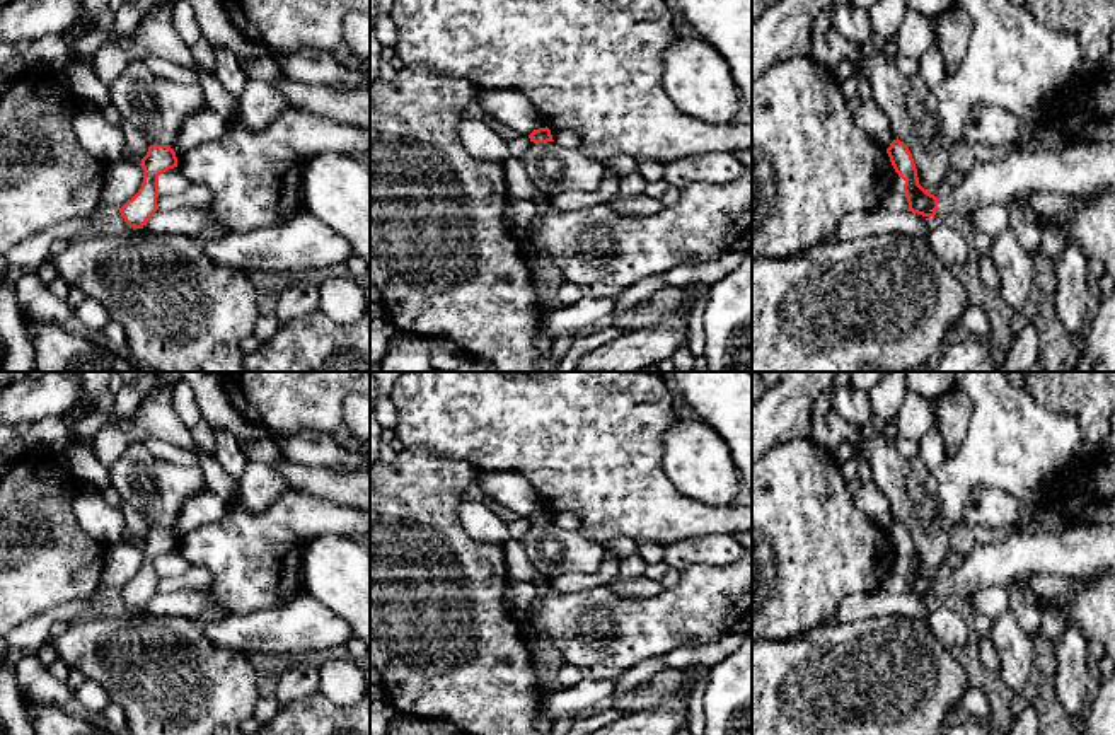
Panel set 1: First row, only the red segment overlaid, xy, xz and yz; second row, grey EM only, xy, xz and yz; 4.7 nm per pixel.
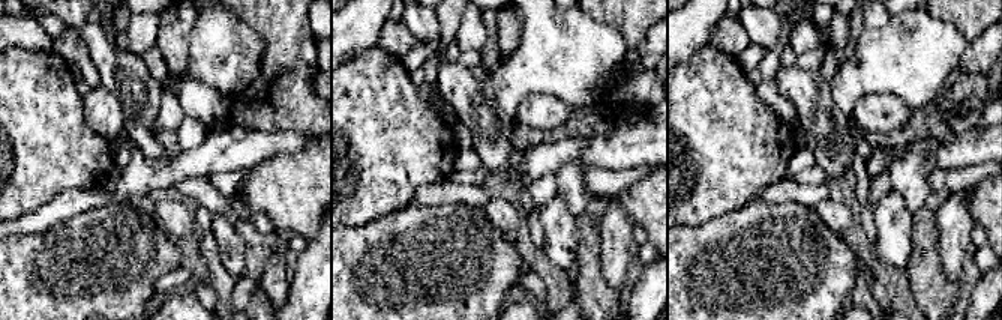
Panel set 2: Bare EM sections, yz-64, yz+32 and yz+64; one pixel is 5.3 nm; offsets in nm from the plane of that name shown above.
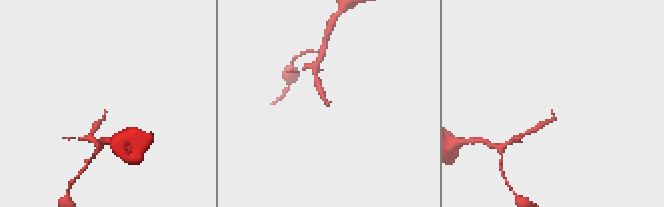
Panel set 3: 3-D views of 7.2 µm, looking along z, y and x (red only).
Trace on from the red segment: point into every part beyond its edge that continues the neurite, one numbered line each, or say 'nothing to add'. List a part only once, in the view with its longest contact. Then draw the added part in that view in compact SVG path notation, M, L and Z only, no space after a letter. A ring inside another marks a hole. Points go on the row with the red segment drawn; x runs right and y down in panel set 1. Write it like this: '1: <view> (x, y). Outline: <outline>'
1: yz (1078, 169). Outline: M1021 142L999 160L975 164L958 186L946 188L938 200L936 220L950 213L970 215L984 205L1009 205L1021 194L1052 191L1084 196L1091 191L1115 186L1115 143L1074 143L1059 150Z

